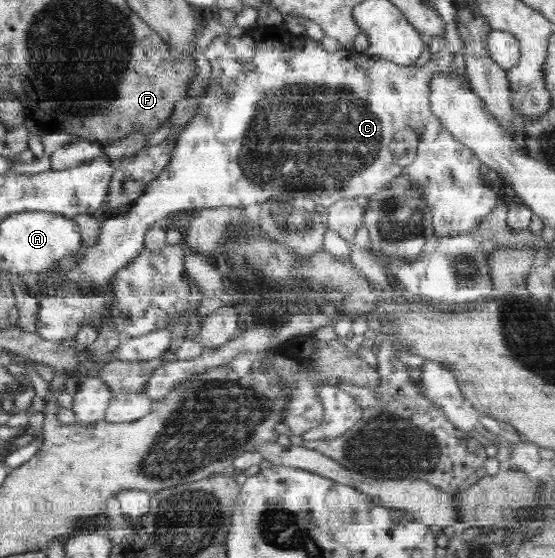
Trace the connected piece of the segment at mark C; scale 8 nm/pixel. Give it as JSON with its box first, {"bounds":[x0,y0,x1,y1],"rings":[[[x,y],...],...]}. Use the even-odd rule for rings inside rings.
{"bounds":[56,34,503,294],"rings":[[[223,34],[214,37],[207,47],[208,49],[204,51],[204,57],[206,57],[211,65],[211,78],[209,79],[208,89],[206,89],[205,94],[199,99],[199,106],[197,107],[194,119],[191,119],[187,123],[186,127],[182,129],[182,133],[178,133],[179,136],[175,143],[174,154],[171,155],[171,162],[168,163],[167,169],[165,169],[163,174],[155,182],[152,182],[148,186],[148,189],[144,191],[144,195],[136,201],[136,206],[132,207],[132,211],[128,211],[126,215],[112,216],[101,223],[101,233],[95,240],[97,243],[85,252],[84,257],[78,261],[78,265],[74,265],[68,271],[62,271],[62,275],[56,275],[58,282],[76,284],[82,292],[92,292],[92,294],[97,294],[98,292],[100,294],[104,293],[104,285],[106,285],[107,281],[119,269],[129,264],[145,249],[144,239],[146,239],[148,230],[163,222],[171,214],[190,211],[192,209],[225,206],[230,209],[236,207],[245,209],[250,205],[263,204],[267,201],[275,200],[281,201],[287,207],[293,207],[296,201],[301,198],[311,199],[316,205],[321,205],[328,209],[328,207],[337,203],[340,199],[356,199],[361,196],[369,199],[372,195],[378,194],[382,189],[385,189],[389,182],[394,182],[396,177],[403,177],[405,175],[410,178],[410,183],[413,183],[414,191],[419,191],[421,195],[424,195],[425,203],[427,203],[430,215],[432,216],[435,236],[454,237],[454,235],[459,234],[473,234],[478,229],[482,219],[494,211],[498,206],[499,200],[503,198],[501,193],[494,193],[490,187],[482,185],[482,183],[488,183],[489,181],[487,179],[480,180],[482,163],[478,159],[478,156],[458,141],[447,129],[442,129],[443,124],[432,113],[431,104],[429,103],[431,79],[436,74],[450,73],[453,69],[450,67],[452,65],[453,53],[449,52],[446,48],[432,54],[431,60],[419,68],[392,63],[392,60],[388,59],[376,57],[370,59],[370,57],[364,57],[364,61],[362,61],[366,65],[366,69],[364,69],[360,65],[354,65],[350,59],[344,59],[338,53],[326,53],[320,47],[320,43],[312,41],[310,37],[306,38],[306,41],[302,41],[300,37],[290,39],[290,37],[280,37],[278,35],[278,43],[276,43],[274,37],[272,39],[270,37],[262,37],[262,49],[260,49],[260,43],[256,43],[256,39],[252,39],[252,37],[244,37],[243,35],[233,37],[229,34]],[[244,63],[254,63],[256,69],[251,72],[244,72],[242,71],[242,65]],[[402,129],[410,129],[410,131],[414,131],[418,135],[416,157],[414,162],[406,168],[399,167],[394,163],[392,153],[388,149],[388,145],[392,143],[394,133]]]}

